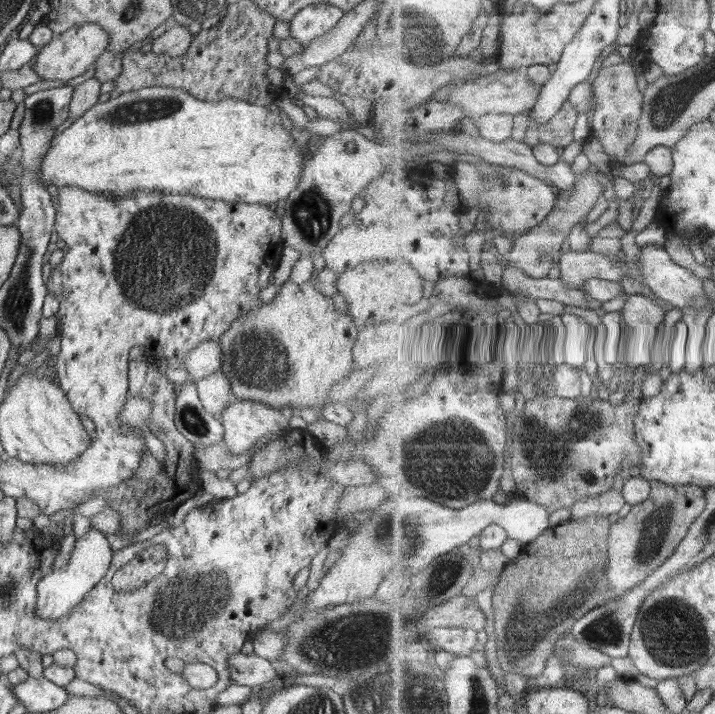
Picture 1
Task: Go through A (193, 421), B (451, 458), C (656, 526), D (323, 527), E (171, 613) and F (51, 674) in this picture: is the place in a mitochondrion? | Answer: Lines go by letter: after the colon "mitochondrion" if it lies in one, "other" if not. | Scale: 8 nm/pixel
A: mitochondrion
B: mitochondrion
C: mitochondrion
D: other
E: mitochondrion
F: other

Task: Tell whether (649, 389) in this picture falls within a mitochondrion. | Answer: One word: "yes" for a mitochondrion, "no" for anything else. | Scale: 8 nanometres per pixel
no

